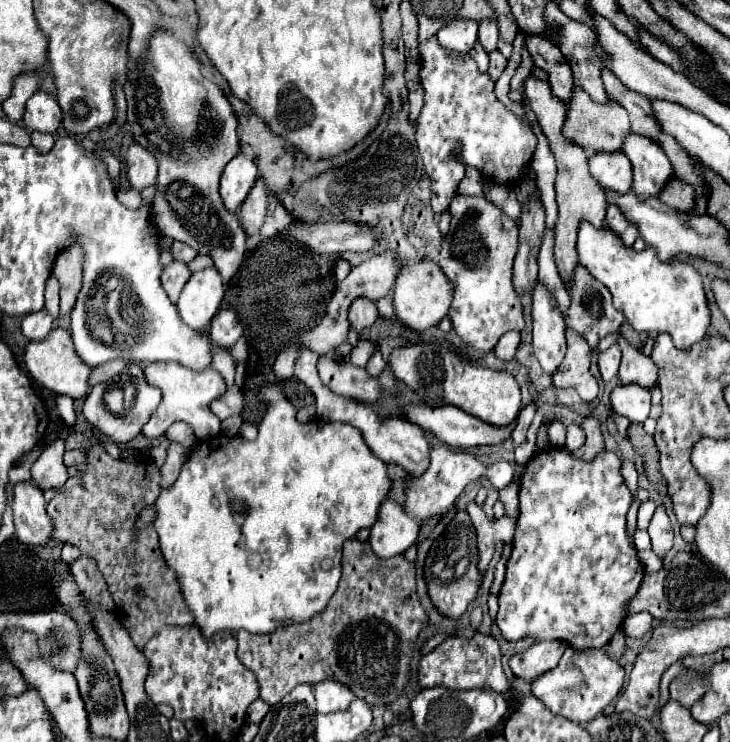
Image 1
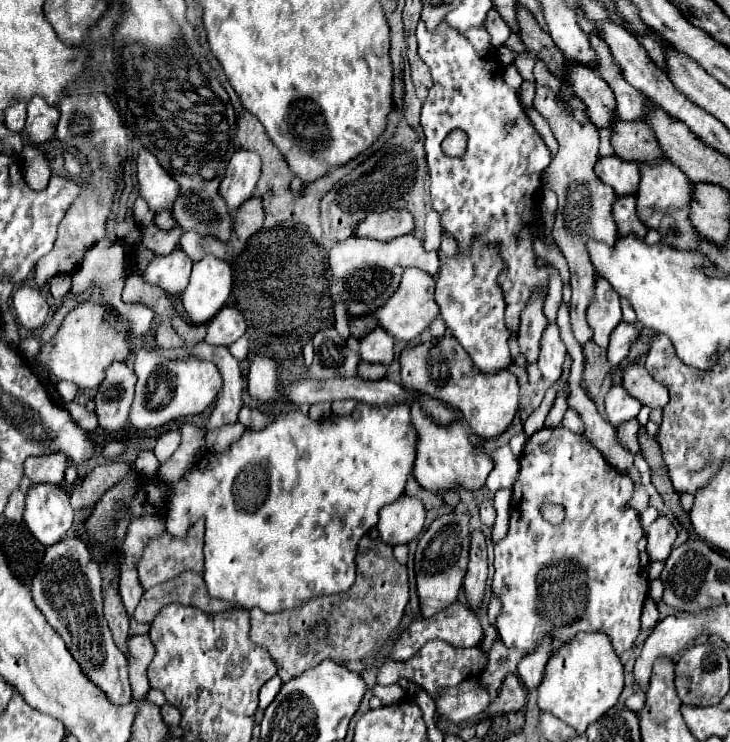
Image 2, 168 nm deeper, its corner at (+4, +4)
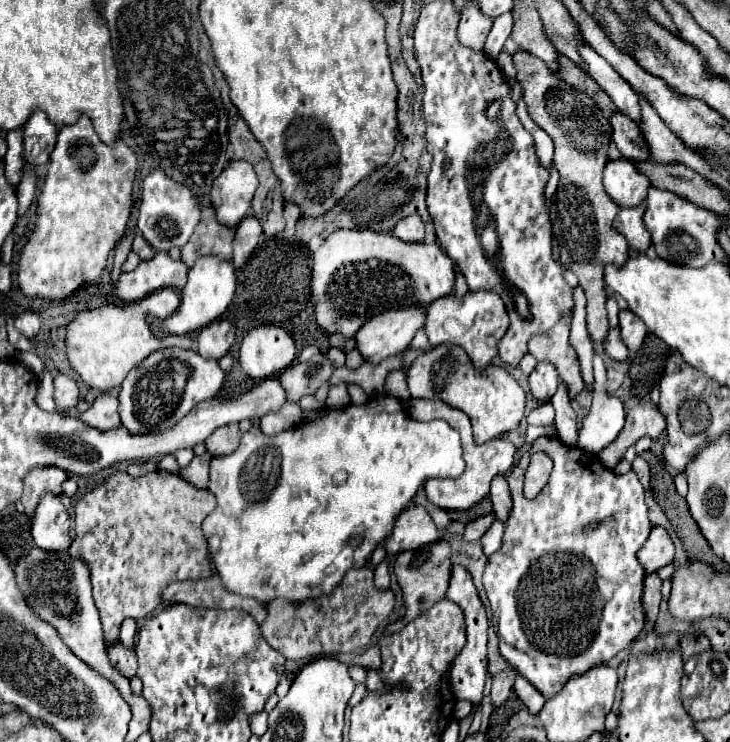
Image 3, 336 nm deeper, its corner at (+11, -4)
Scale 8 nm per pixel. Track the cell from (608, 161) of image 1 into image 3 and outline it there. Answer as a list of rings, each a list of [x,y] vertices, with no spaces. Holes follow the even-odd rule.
[[[630,159],[608,161],[604,169],[604,191],[620,207],[636,207],[644,201],[646,189],[650,187],[648,177],[642,175]]]

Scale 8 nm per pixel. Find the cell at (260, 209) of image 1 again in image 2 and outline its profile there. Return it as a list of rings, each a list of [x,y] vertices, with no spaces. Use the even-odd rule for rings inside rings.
[[[253,195],[251,199],[247,199],[247,203],[243,203],[239,207],[237,219],[233,223],[233,233],[239,241],[247,241],[253,233],[257,233],[263,227],[263,205],[261,199],[257,195]]]

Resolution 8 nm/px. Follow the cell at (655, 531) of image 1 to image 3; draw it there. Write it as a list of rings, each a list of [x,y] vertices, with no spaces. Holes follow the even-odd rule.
[[[654,527],[650,531],[650,537],[638,551],[638,561],[642,563],[646,573],[654,573],[656,569],[672,563],[674,559],[674,543],[668,537],[664,527]]]

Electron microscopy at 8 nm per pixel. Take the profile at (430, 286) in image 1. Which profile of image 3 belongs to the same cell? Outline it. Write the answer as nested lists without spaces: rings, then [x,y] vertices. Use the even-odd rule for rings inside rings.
[[[402,307],[372,317],[356,333],[356,347],[370,363],[380,363],[408,349],[416,331],[424,327],[424,307]]]

